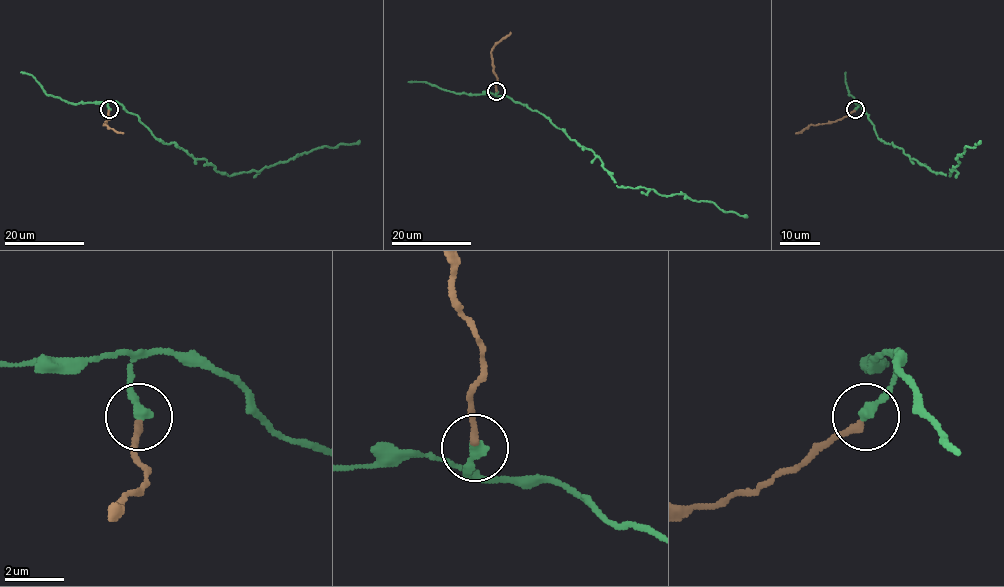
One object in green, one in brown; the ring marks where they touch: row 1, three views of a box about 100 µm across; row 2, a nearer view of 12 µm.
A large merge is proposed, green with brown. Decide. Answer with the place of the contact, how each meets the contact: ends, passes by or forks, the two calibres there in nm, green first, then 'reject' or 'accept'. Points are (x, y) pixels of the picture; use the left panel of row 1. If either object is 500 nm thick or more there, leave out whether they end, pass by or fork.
place (109, 109); green ends; brown ends; calibres 360 and 240 nm; reject

